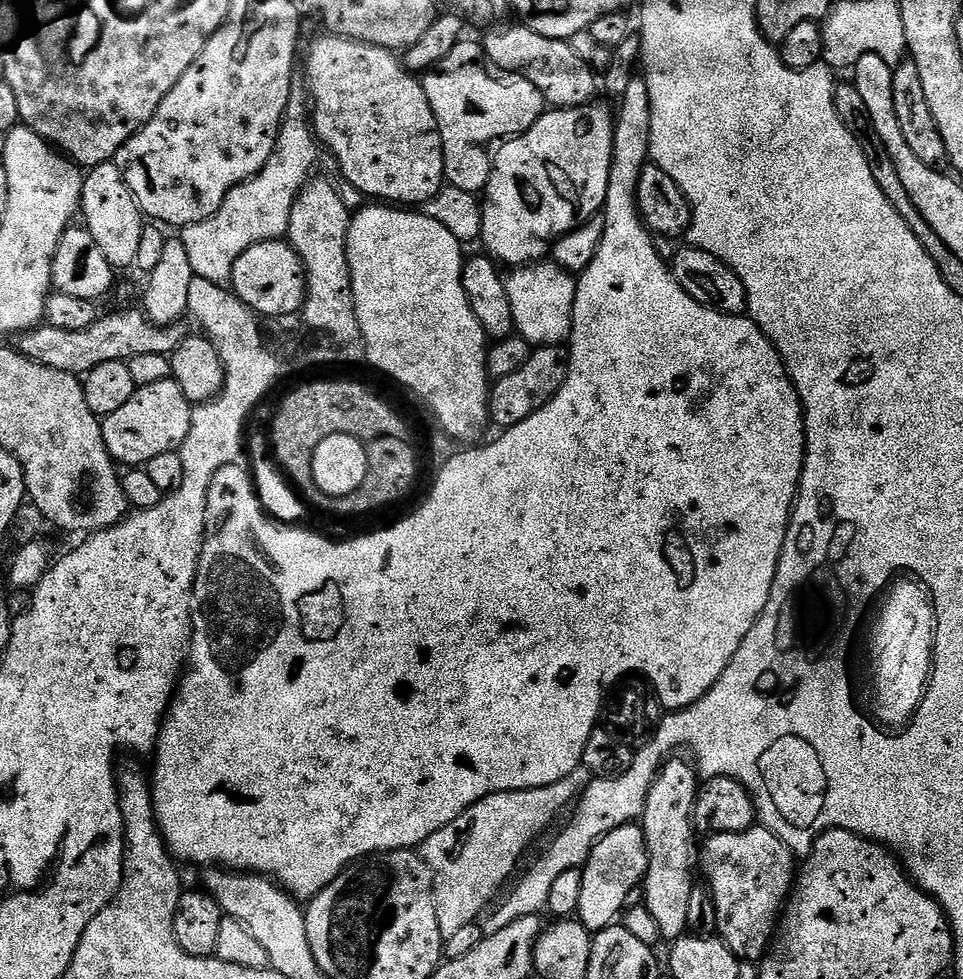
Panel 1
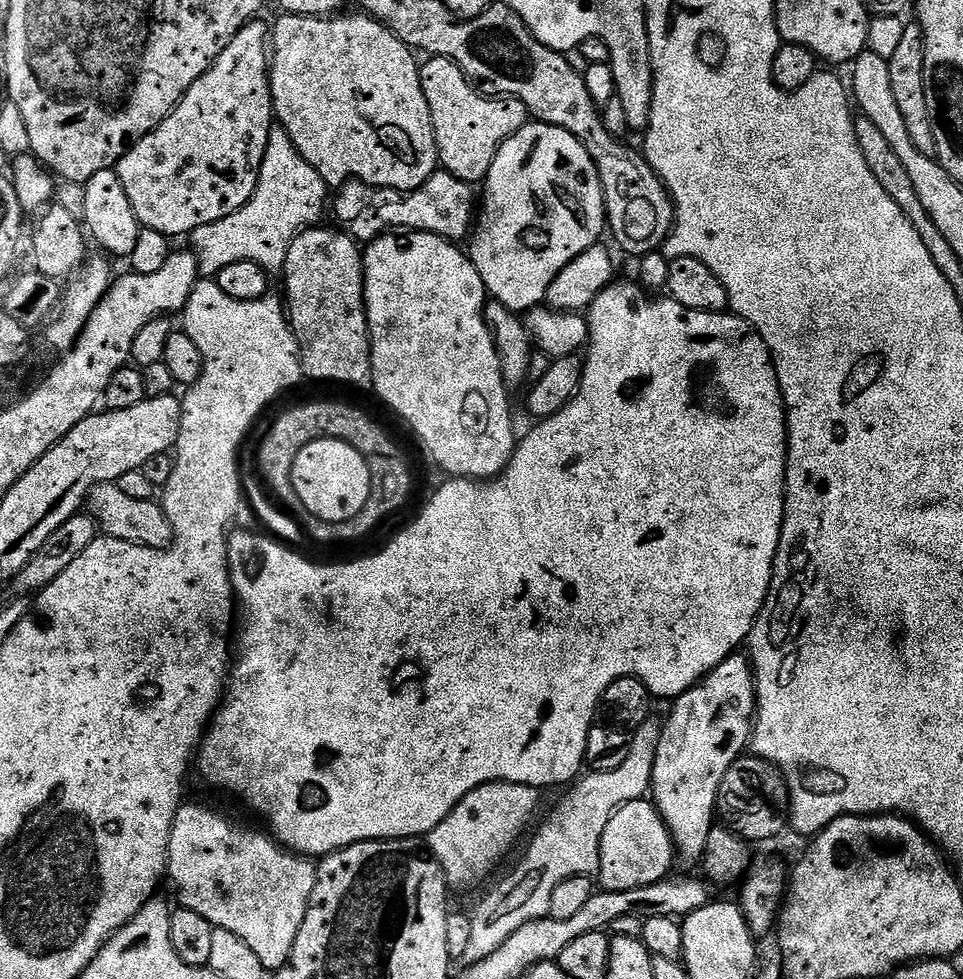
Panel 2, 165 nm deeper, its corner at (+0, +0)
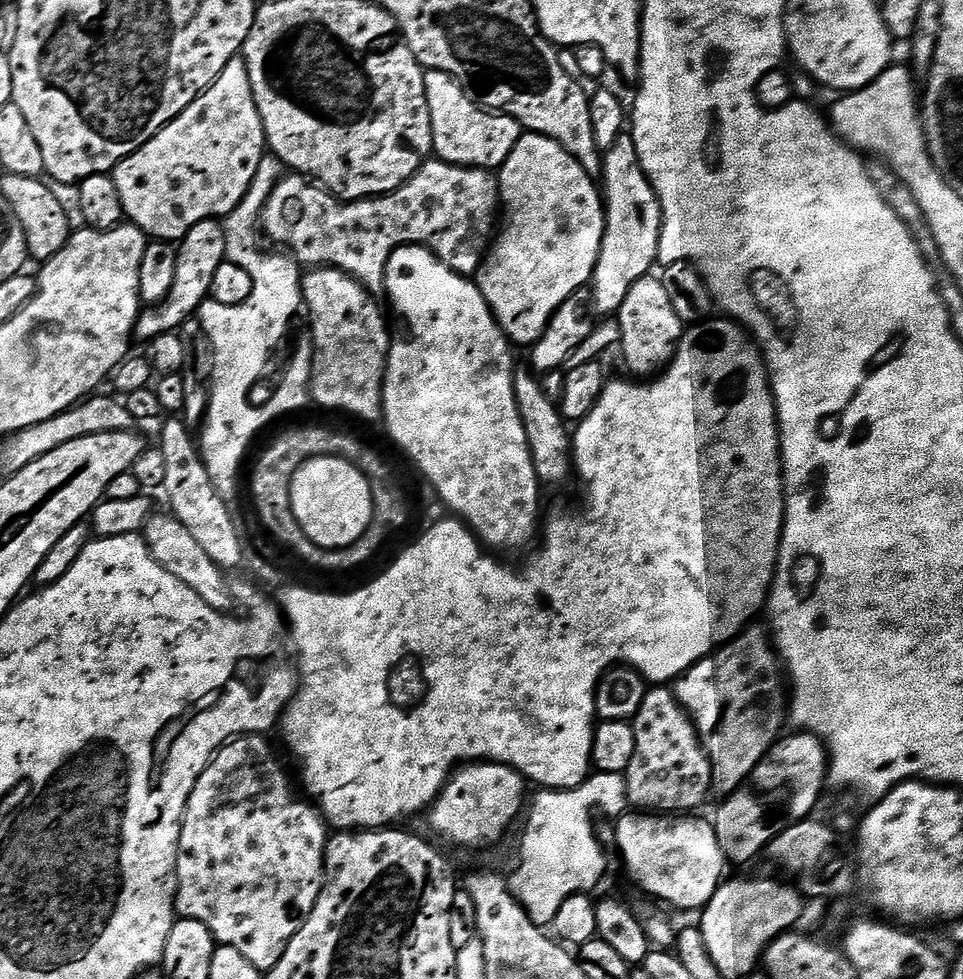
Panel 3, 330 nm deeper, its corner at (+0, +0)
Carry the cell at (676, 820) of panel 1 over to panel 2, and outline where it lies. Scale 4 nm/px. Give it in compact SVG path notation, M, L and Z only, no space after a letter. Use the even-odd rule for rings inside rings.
M747 655L727 656L709 676L675 697L668 721L663 721L652 767L650 799L666 822L677 857L699 865L710 830L717 823L716 799L726 770L745 755L756 715L756 678Z

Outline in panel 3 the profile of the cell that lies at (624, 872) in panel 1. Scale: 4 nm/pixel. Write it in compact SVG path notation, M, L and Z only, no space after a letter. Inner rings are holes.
M632 810L615 821L615 847L620 847L624 868L628 876L644 892L673 904L676 908L703 909L714 898L725 879L726 861L722 846L718 846L716 825L711 819L699 820L696 814L649 814L643 810Z

